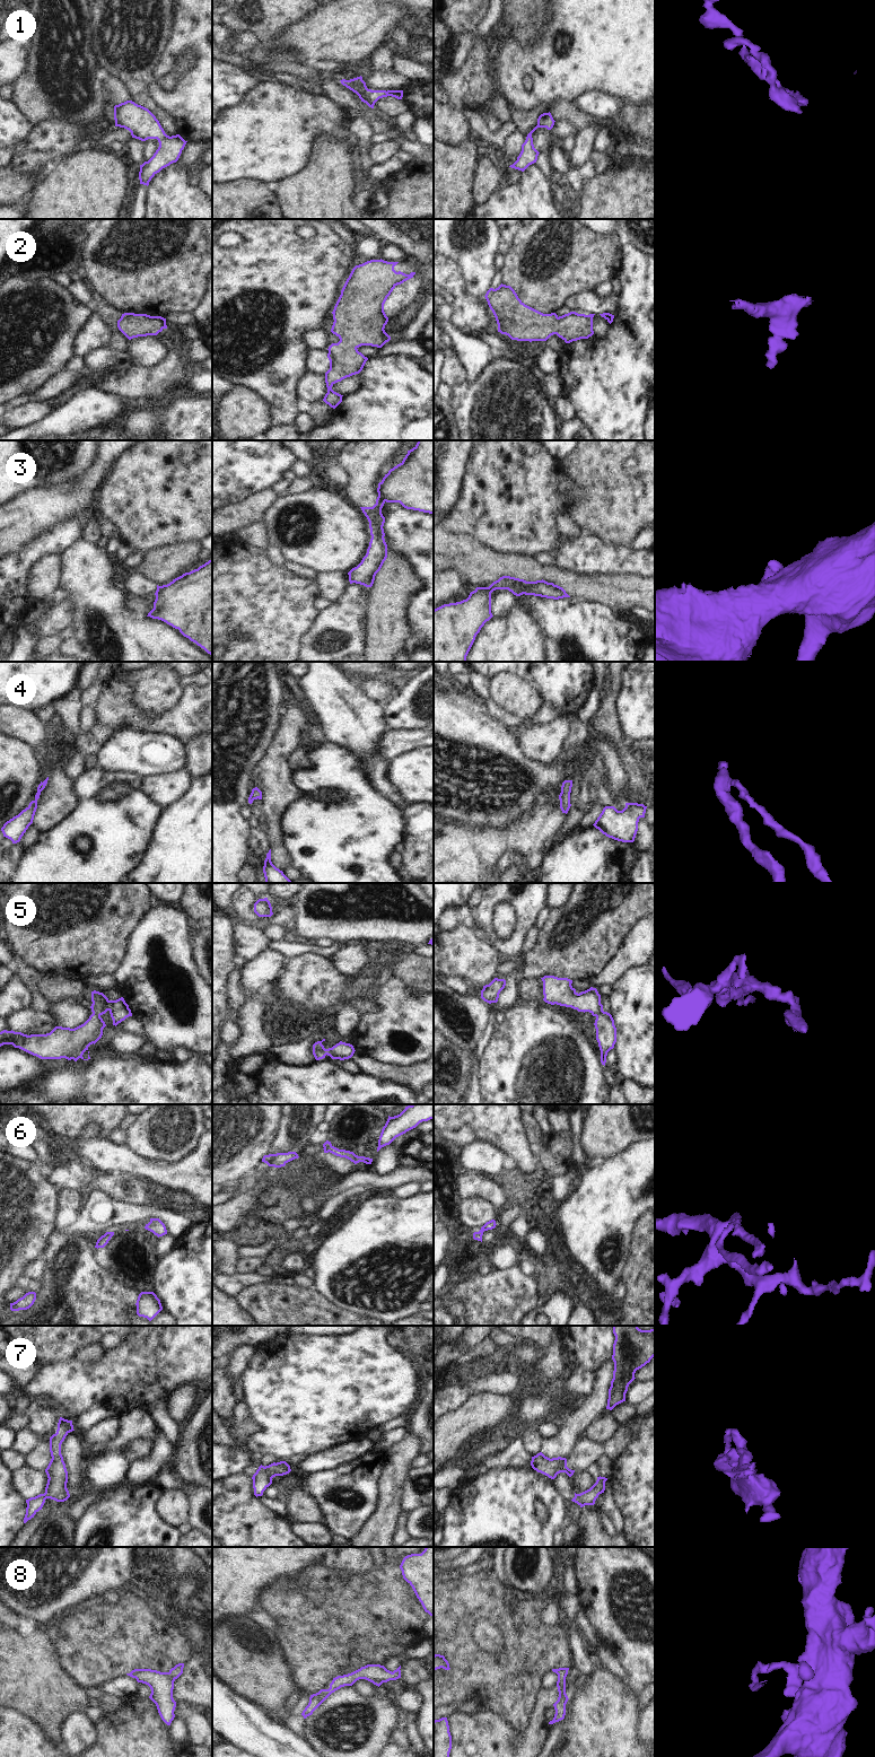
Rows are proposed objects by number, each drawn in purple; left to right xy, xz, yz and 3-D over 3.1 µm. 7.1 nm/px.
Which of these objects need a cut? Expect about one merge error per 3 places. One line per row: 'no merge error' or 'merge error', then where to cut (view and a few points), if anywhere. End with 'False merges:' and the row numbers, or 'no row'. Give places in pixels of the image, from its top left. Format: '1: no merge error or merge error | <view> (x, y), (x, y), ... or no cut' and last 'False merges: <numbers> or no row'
1: no merge error | no cut
2: no merge error | no cut
3: merge error | xz (378, 496), (384, 501)
4: no merge error | no cut
5: no merge error | no cut
6: no merge error | no cut
7: merge error | xz (264, 1467), (272, 1477)
8: no merge error | no cut
False merges: 3, 7

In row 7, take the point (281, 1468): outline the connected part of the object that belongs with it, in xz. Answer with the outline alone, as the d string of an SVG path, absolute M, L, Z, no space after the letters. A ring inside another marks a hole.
M286 1461L273 1462L265 1466L266 1472L273 1478L275 1476L283 1476L291 1471L290 1466Z

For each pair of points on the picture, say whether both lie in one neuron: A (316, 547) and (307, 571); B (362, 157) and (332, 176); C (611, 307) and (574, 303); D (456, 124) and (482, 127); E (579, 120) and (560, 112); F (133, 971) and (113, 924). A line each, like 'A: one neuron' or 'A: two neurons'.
A: two neurons
B: two neurons
C: one neuron
D: two neurons
E: one neuron
F: two neurons

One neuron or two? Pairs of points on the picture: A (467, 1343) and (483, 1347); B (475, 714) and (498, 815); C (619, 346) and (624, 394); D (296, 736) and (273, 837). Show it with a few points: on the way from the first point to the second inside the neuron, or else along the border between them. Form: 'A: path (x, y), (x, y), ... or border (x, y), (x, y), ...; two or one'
A: border (486, 1337), (453, 1361); two
B: path (499, 741), (535, 780), (524, 795); one
C: path (619, 358), (619, 382); one
D: path (277, 761), (277, 801), (274, 812); one

